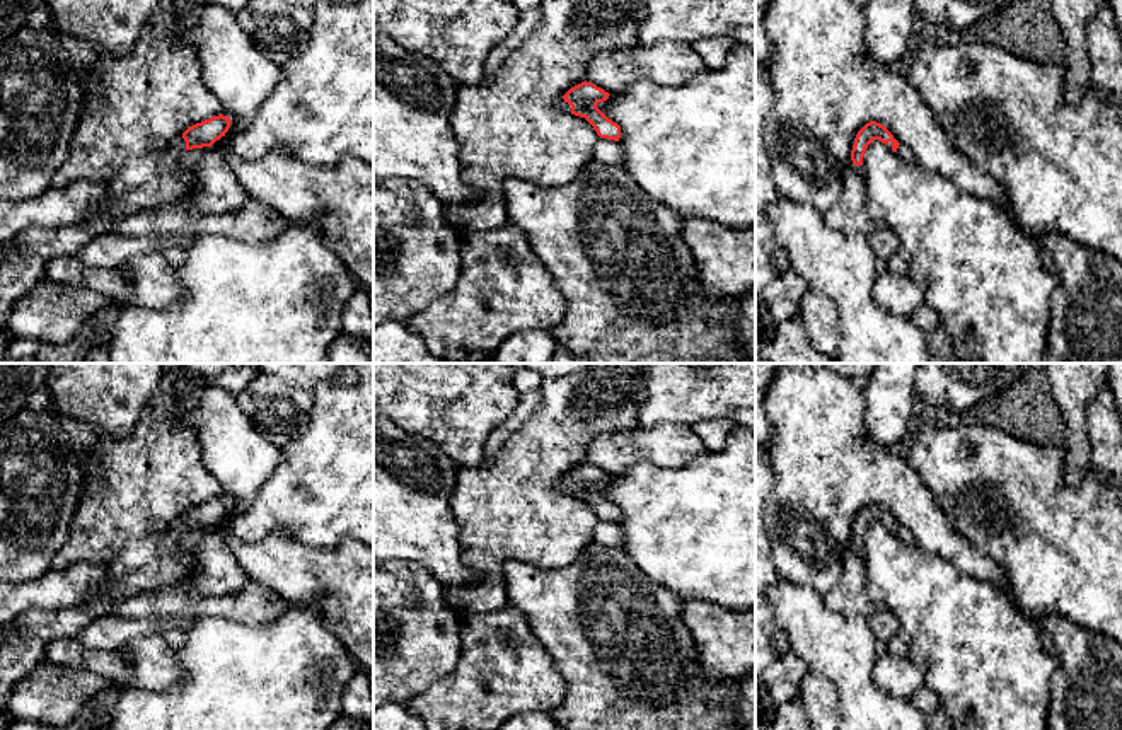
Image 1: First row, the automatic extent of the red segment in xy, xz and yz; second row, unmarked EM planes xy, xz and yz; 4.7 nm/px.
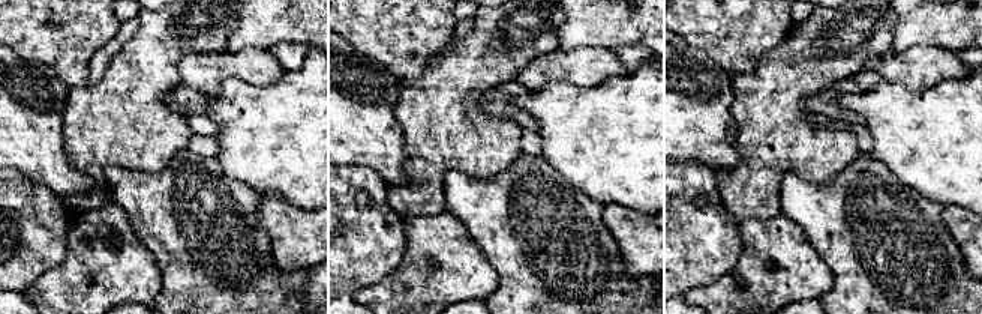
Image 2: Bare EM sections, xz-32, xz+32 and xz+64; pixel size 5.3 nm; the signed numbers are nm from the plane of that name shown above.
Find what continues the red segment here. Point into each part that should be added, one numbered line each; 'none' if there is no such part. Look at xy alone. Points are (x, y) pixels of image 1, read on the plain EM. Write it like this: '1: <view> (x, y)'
1: xy (149, 563)

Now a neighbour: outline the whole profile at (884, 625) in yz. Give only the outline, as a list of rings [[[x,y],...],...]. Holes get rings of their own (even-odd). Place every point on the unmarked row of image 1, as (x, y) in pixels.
[[[876,611],[873,616],[868,617],[870,628],[876,638],[876,641],[888,641],[895,634],[900,634],[900,621],[897,619],[895,614],[890,611]]]

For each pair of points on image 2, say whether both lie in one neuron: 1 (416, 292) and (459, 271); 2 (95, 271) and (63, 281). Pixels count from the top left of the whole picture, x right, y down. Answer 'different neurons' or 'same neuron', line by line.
1: same neuron
2: same neuron

